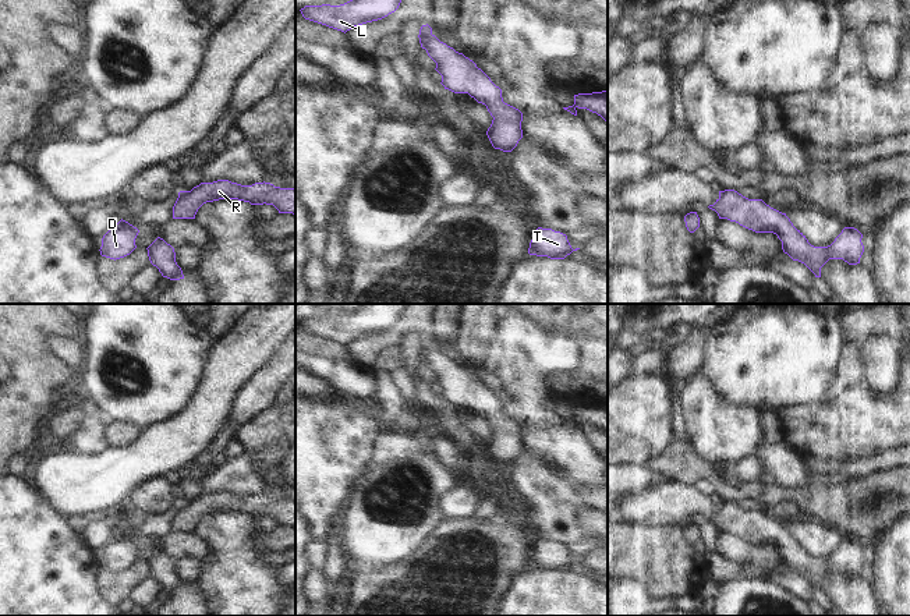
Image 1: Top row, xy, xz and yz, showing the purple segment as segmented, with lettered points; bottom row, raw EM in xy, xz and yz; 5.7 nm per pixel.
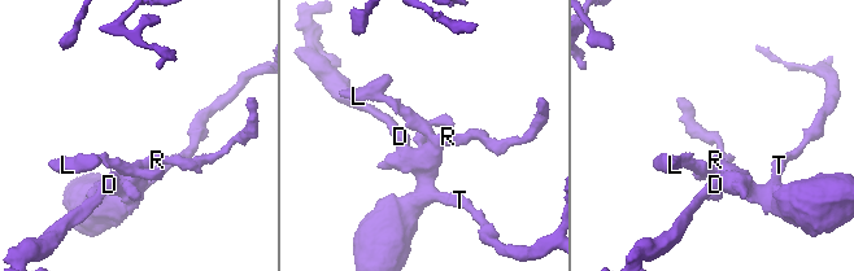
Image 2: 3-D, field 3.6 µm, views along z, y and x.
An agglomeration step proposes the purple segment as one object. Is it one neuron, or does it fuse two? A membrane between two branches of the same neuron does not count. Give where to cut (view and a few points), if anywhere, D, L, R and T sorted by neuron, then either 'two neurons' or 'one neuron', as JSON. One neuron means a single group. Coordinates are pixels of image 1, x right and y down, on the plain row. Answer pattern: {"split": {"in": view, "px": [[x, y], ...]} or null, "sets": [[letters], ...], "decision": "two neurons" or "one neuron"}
{"split": null, "sets": [["D", "L", "R", "T"]], "decision": "one neuron"}

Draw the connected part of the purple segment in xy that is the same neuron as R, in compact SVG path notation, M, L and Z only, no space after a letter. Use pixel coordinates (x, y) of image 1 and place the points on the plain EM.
M229 492L201 495L191 503L180 503L173 518L173 531L195 531L198 521L219 511L238 511L251 517L273 517L279 525L295 527L295 500L280 500L270 495L241 498Z

